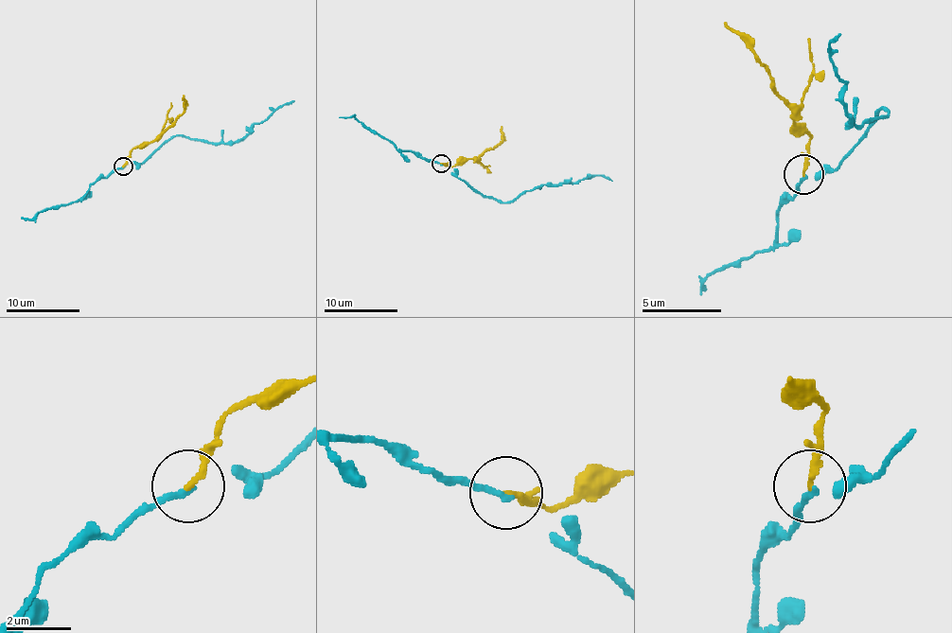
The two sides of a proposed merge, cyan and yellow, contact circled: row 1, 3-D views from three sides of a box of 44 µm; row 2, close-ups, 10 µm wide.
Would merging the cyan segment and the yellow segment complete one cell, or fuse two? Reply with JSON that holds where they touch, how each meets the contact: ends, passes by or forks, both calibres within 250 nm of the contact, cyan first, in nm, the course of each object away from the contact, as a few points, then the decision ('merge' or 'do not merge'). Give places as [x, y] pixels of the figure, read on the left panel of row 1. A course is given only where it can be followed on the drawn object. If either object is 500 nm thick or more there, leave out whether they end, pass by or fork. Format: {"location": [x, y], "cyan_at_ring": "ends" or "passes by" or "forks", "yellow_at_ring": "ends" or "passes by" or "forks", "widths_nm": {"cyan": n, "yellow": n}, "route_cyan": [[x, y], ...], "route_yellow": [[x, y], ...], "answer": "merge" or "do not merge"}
{"location": [123, 166], "cyan_at_ring": "ends", "yellow_at_ring": "ends", "widths_nm": {"cyan": 200, "yellow": 180}, "route_cyan": [[124, 166], [146, 162], [175, 136], [210, 144], [234, 144], [255, 123], [265, 121], [279, 107], [294, 101]], "route_yellow": [[124, 166], [132, 149], [153, 142], [185, 111], [185, 96]], "answer": "do not merge"}

